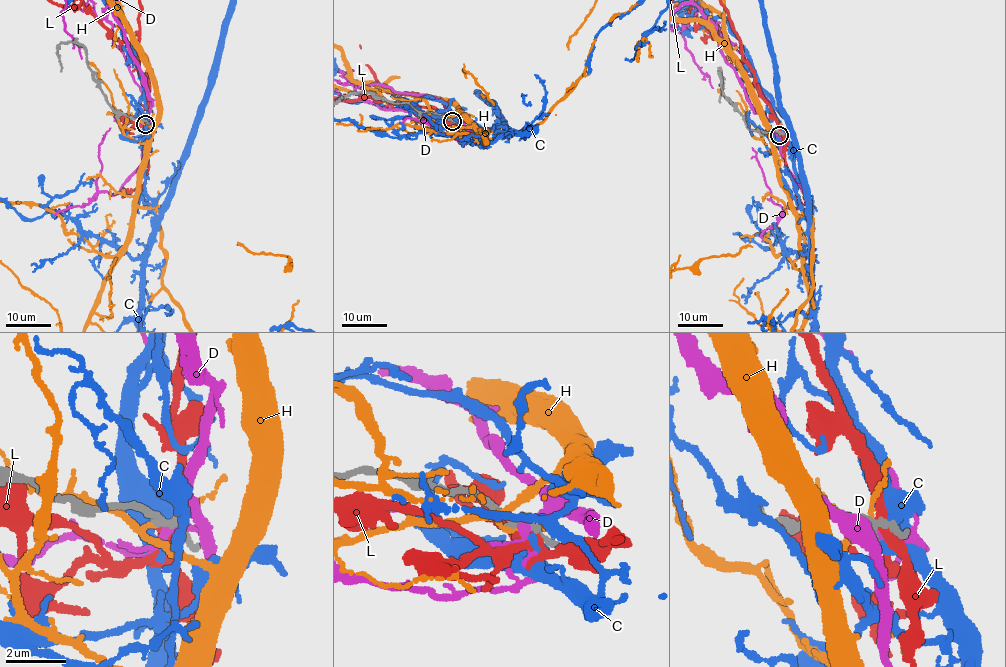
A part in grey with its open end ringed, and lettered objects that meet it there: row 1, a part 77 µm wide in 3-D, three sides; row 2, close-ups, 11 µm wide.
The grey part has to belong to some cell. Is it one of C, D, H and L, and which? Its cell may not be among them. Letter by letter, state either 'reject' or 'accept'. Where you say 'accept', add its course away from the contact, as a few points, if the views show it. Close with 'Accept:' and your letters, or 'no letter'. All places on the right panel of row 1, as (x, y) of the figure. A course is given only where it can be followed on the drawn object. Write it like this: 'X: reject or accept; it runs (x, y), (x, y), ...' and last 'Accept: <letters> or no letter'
C: accept
D: reject
H: reject
L: reject
Accept: C

